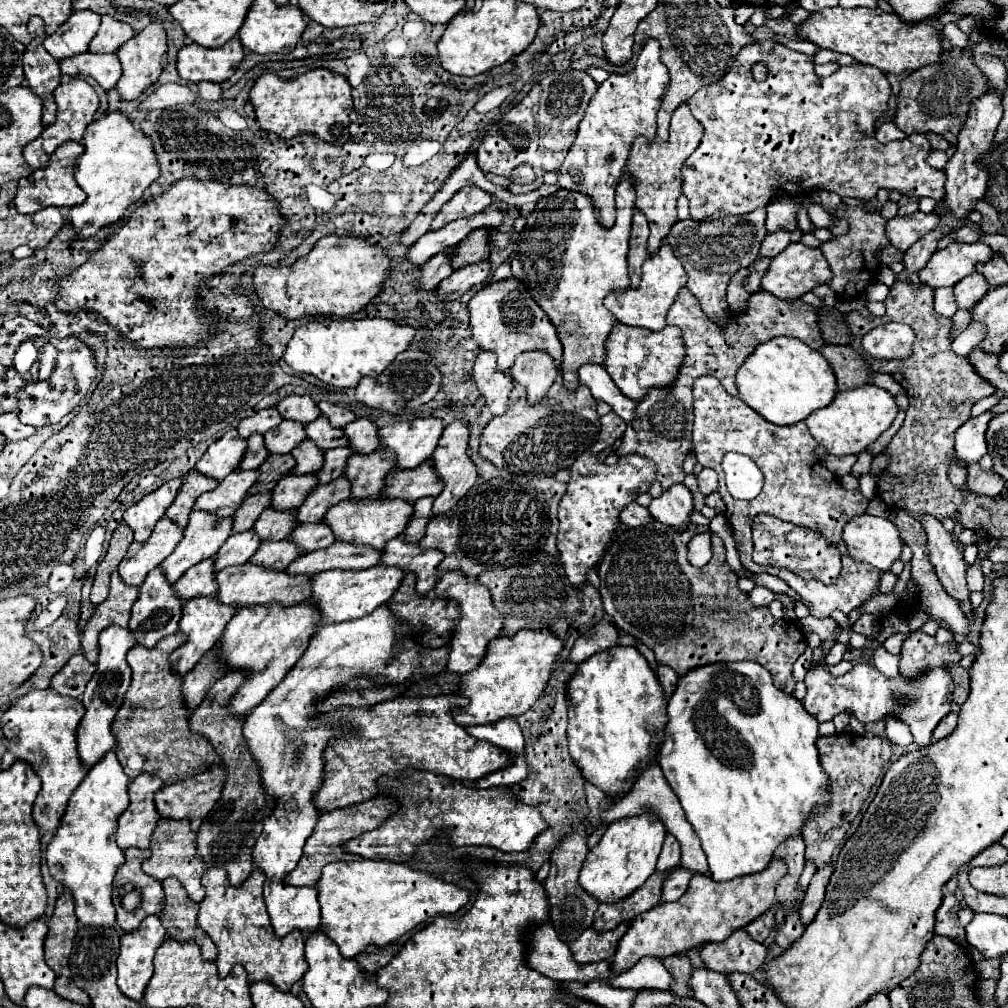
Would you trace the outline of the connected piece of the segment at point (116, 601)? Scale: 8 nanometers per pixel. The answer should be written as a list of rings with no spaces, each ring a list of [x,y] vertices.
[[[118,572],[110,576],[110,594],[108,598],[96,606],[92,618],[88,620],[82,632],[82,652],[90,664],[96,664],[98,658],[98,634],[108,626],[128,626],[130,608],[138,598],[138,588],[126,586]]]

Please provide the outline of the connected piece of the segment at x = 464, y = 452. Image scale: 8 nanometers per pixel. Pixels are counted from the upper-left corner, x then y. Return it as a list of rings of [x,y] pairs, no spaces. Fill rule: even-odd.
[[[452,422],[450,426],[444,428],[440,440],[438,440],[438,446],[436,446],[436,452],[432,452],[432,456],[428,458],[428,462],[432,464],[434,472],[438,474],[438,478],[442,480],[444,484],[444,490],[440,492],[440,496],[436,496],[434,500],[434,506],[432,506],[432,514],[434,516],[442,516],[444,512],[450,512],[452,506],[458,504],[458,500],[472,488],[472,484],[476,482],[476,468],[468,456],[468,428],[466,424],[462,422]]]

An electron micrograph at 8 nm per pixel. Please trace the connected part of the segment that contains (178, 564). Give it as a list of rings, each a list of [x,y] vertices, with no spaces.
[[[192,512],[180,544],[160,564],[168,584],[174,584],[194,564],[214,556],[230,536],[230,528],[232,518],[218,518],[208,512]]]

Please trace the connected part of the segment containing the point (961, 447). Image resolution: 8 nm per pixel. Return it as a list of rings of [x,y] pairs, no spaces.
[[[984,412],[976,418],[970,418],[968,422],[964,422],[958,430],[956,430],[956,458],[966,462],[966,464],[972,464],[972,462],[978,462],[984,454],[986,454],[986,440],[984,440],[984,432],[986,432],[986,426],[990,422],[994,414],[990,412]]]

